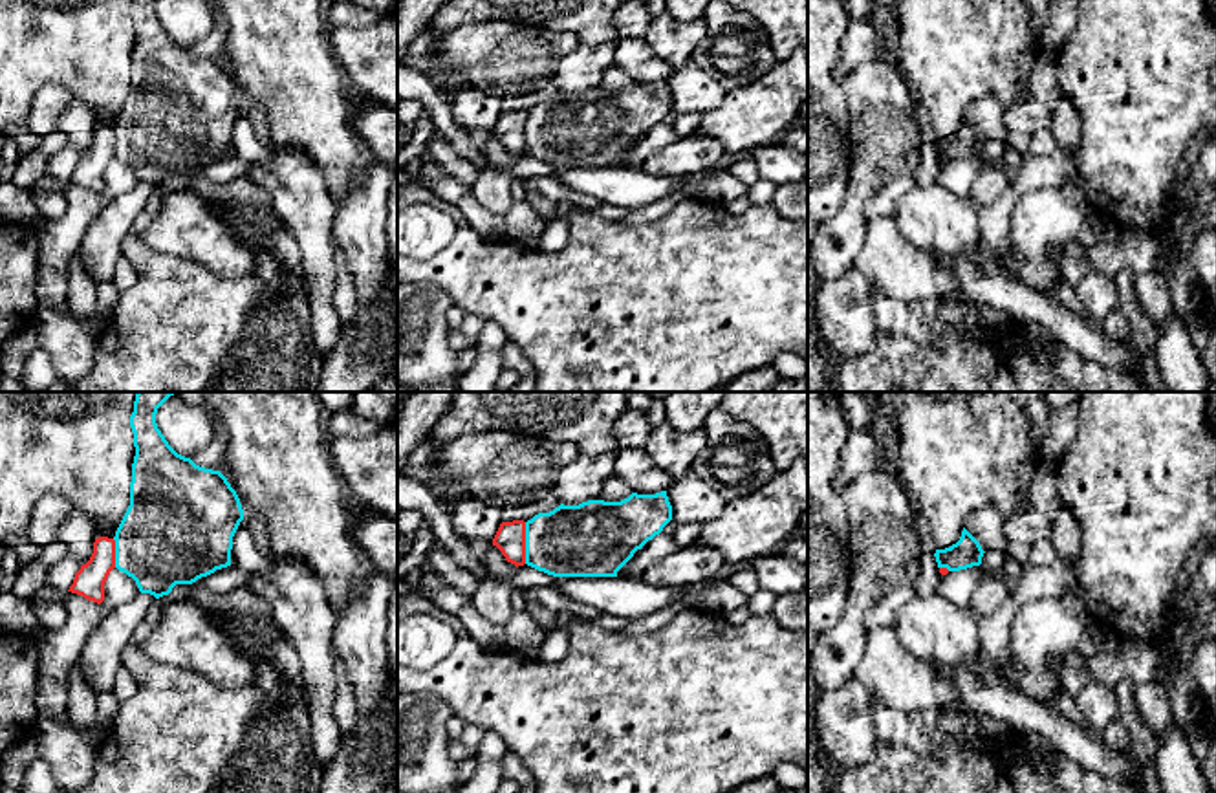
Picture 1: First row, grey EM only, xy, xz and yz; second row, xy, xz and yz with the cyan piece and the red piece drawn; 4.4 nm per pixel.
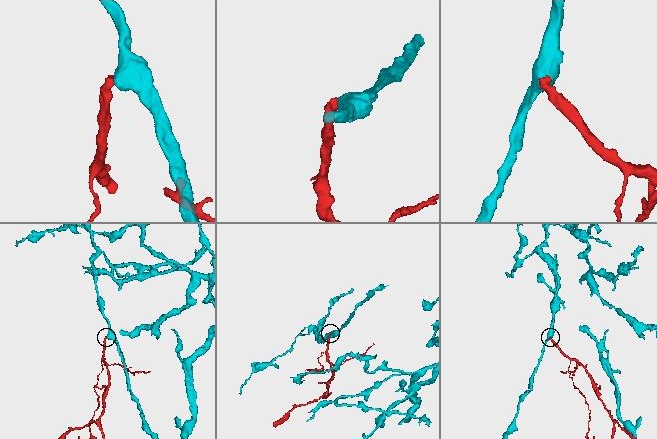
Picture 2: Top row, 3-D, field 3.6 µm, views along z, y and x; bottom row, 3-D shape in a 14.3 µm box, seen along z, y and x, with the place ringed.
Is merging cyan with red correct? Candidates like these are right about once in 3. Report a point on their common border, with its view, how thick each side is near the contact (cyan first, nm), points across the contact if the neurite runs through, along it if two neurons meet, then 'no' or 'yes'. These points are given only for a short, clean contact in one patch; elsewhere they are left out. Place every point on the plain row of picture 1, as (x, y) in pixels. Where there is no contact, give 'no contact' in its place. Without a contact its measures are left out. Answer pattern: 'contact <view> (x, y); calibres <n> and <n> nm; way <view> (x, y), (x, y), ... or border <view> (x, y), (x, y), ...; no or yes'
contact xz (526, 132); calibres 320 and 140 nm; no

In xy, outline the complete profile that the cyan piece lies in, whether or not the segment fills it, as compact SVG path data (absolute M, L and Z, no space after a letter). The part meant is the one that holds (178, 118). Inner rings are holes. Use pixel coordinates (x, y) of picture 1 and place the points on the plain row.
M134 0L130 16L136 46L130 95L115 121L115 158L132 167L141 183L156 189L176 174L192 174L231 156L233 126L244 110L236 81L220 60L178 44L156 13L157 0Z

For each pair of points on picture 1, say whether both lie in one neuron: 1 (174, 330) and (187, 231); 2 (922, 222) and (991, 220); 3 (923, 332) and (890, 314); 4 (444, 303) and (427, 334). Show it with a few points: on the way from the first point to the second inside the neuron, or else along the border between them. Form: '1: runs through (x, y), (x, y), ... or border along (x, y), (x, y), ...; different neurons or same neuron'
1: border along (143, 242), (163, 257), (189, 259), (224, 275); different neurons
2: border along (977, 209), (980, 237), (997, 255); different neurons
3: runs through (916, 325), (905, 315), (898, 315); same neuron
4: runs through (436, 310), (427, 319), (427, 326); same neuron

